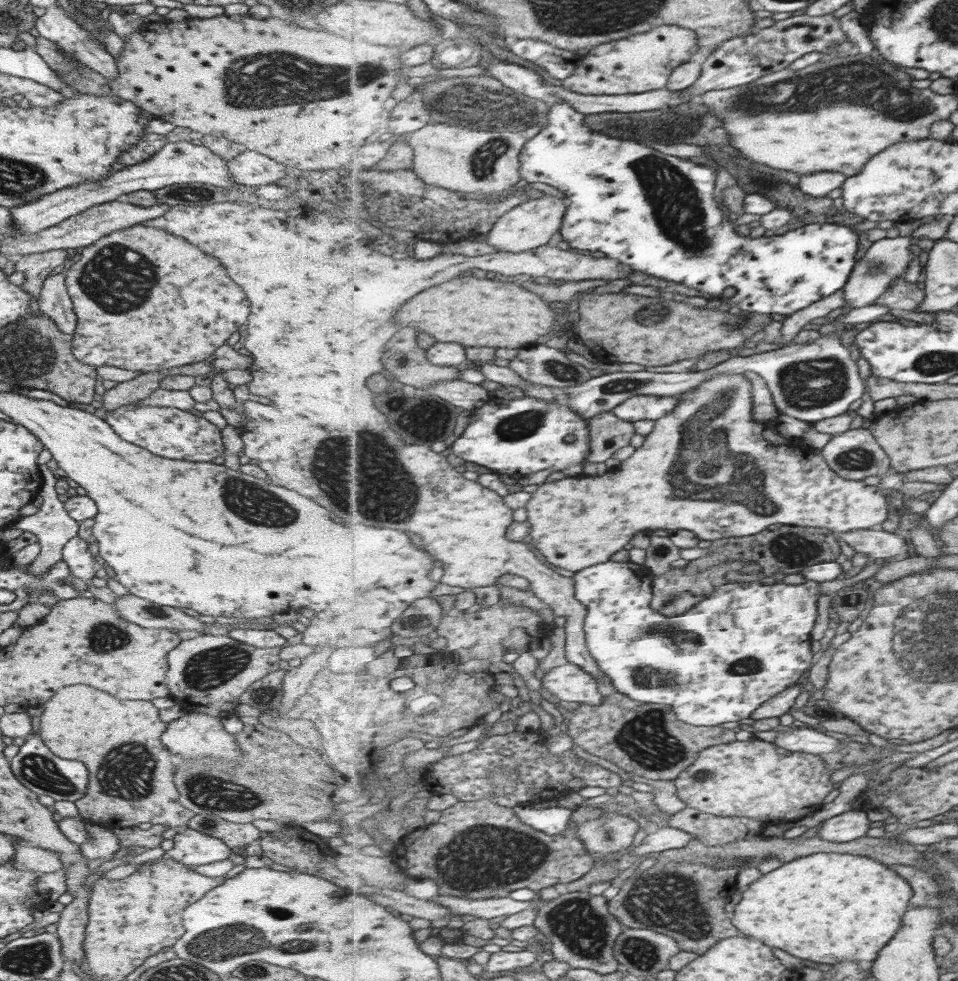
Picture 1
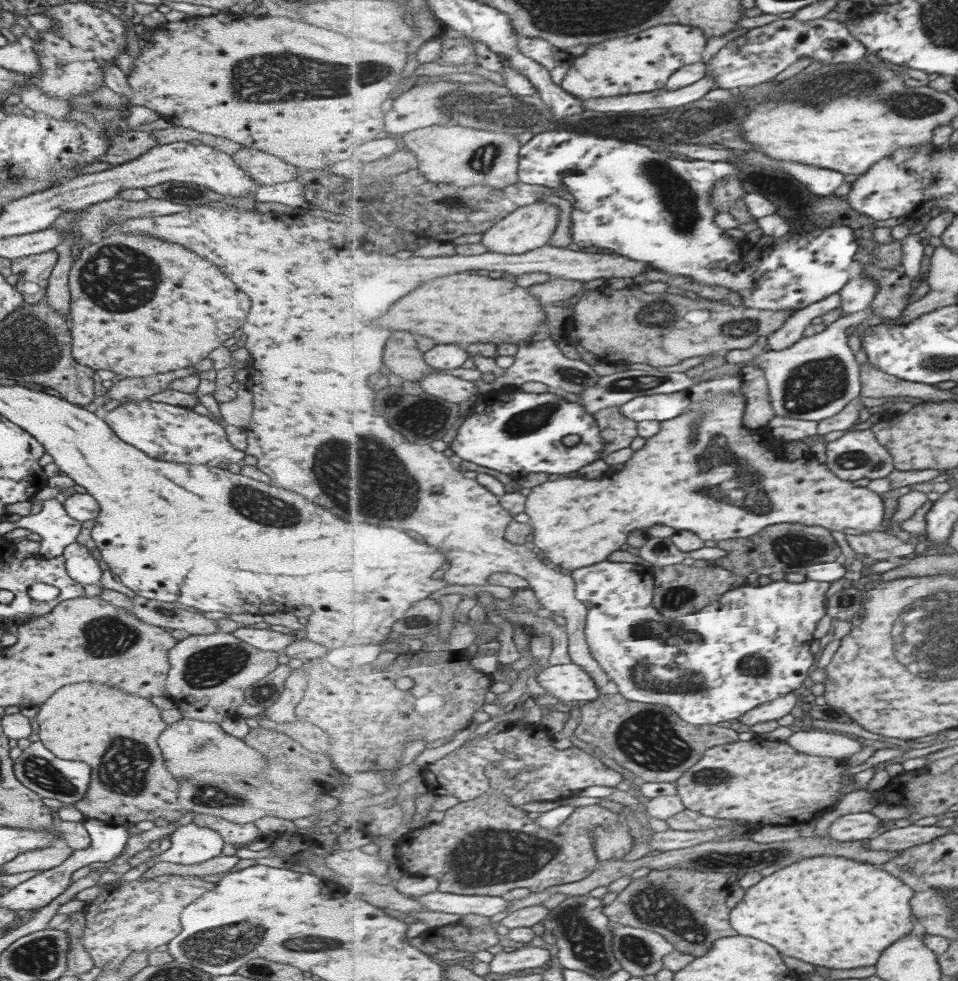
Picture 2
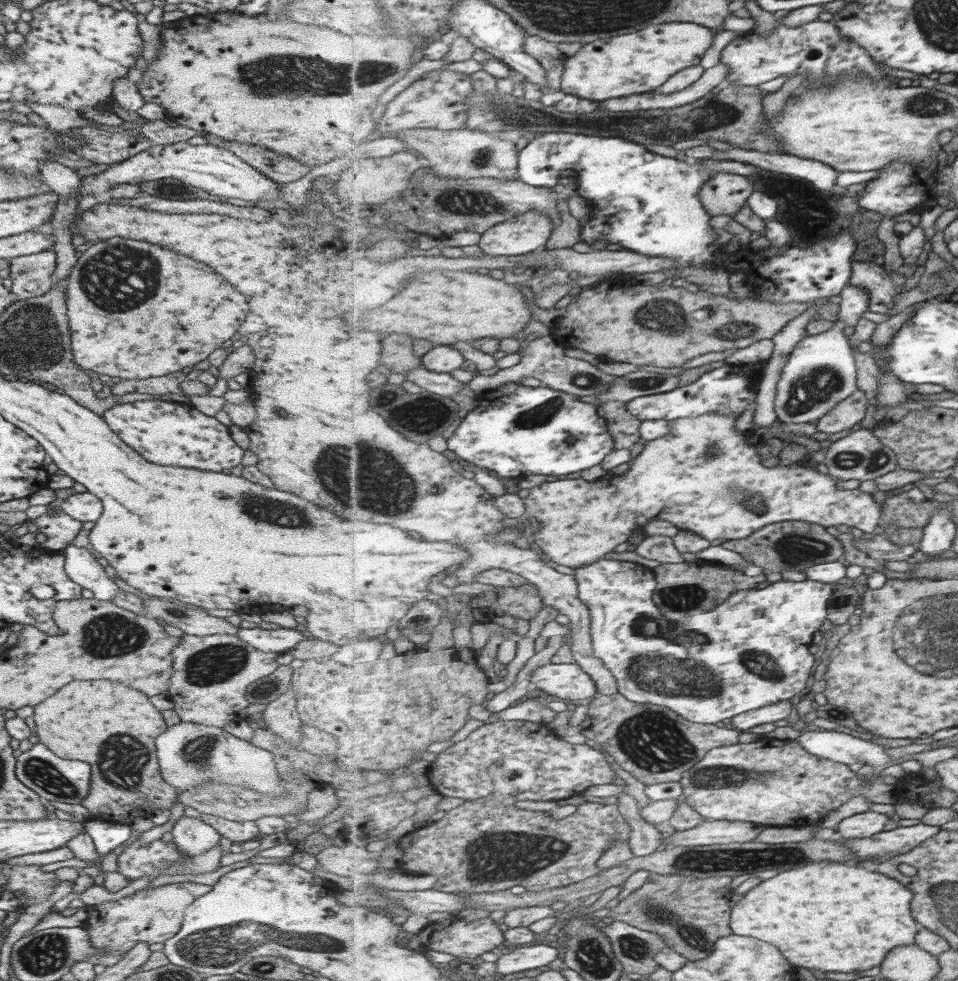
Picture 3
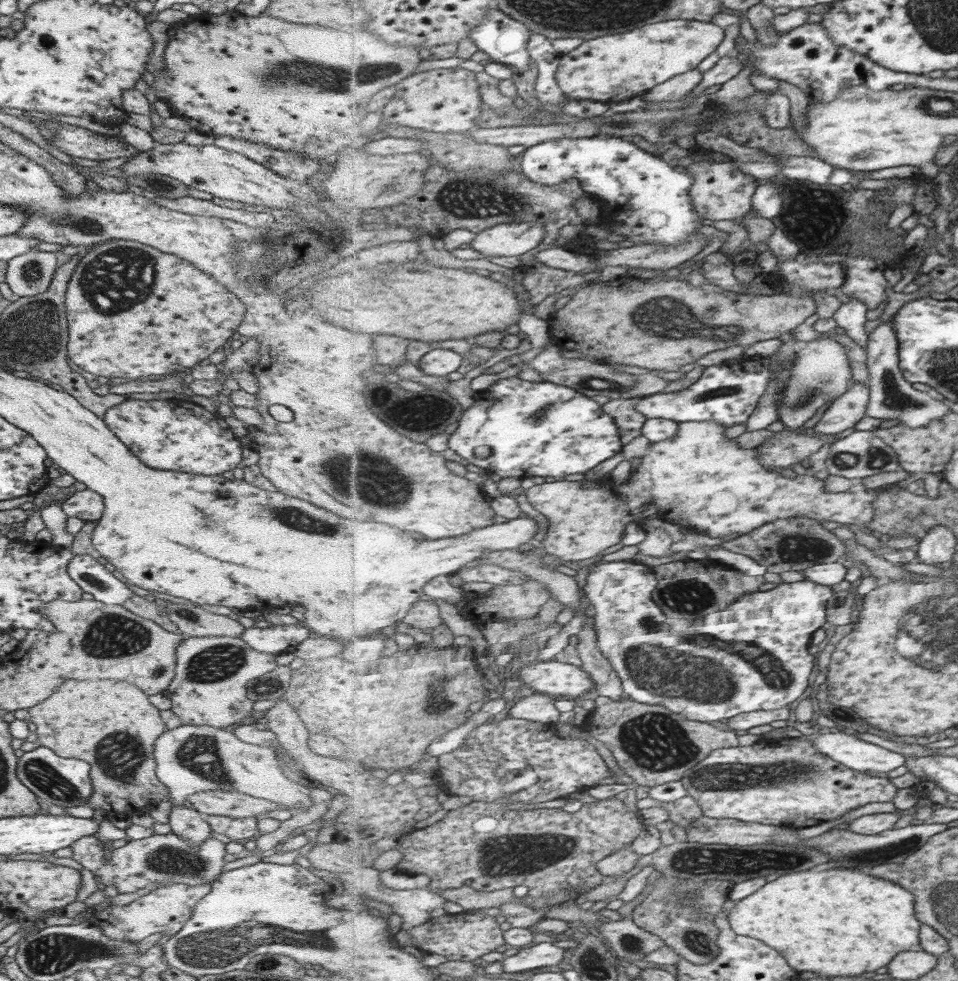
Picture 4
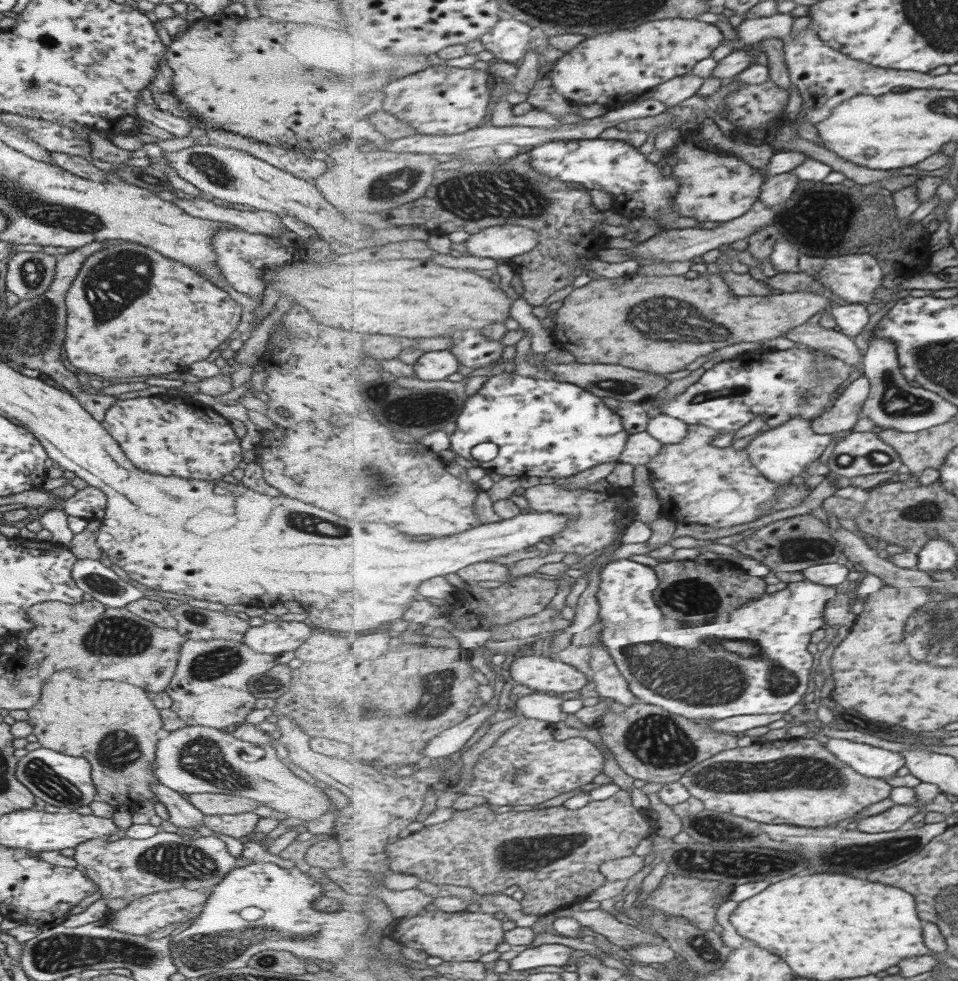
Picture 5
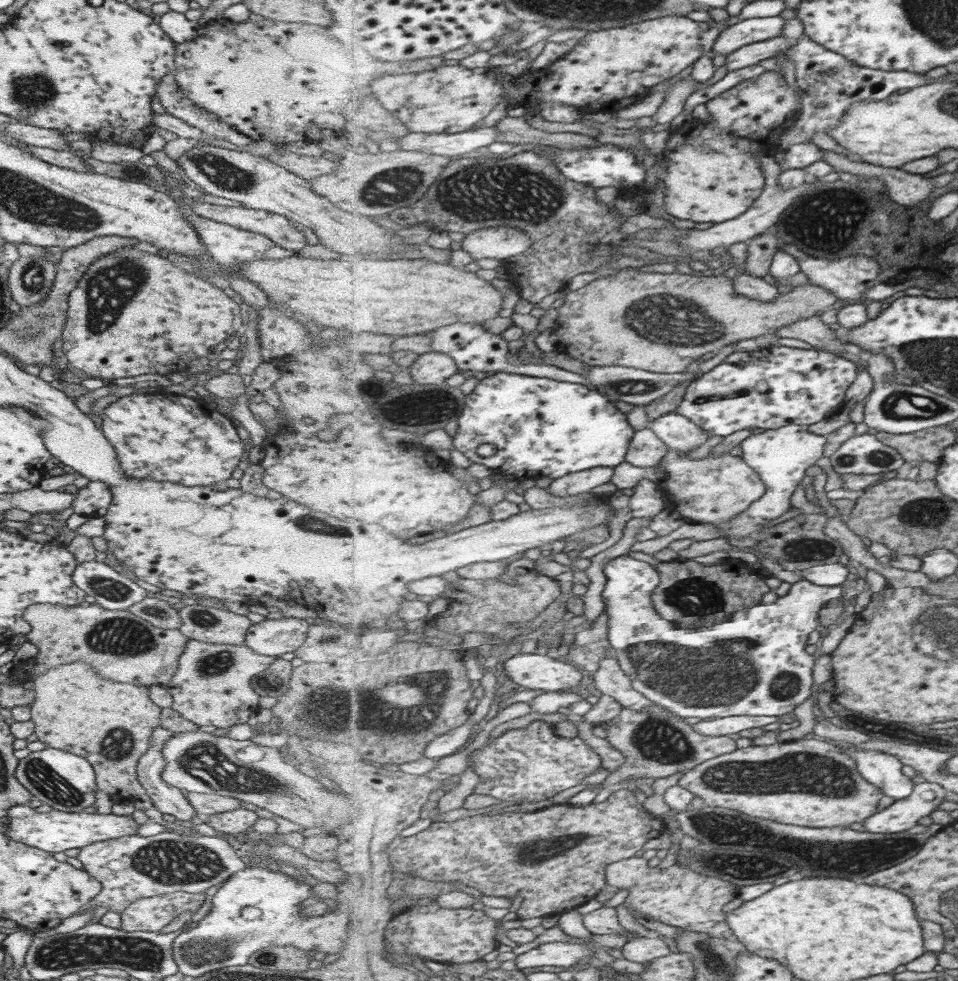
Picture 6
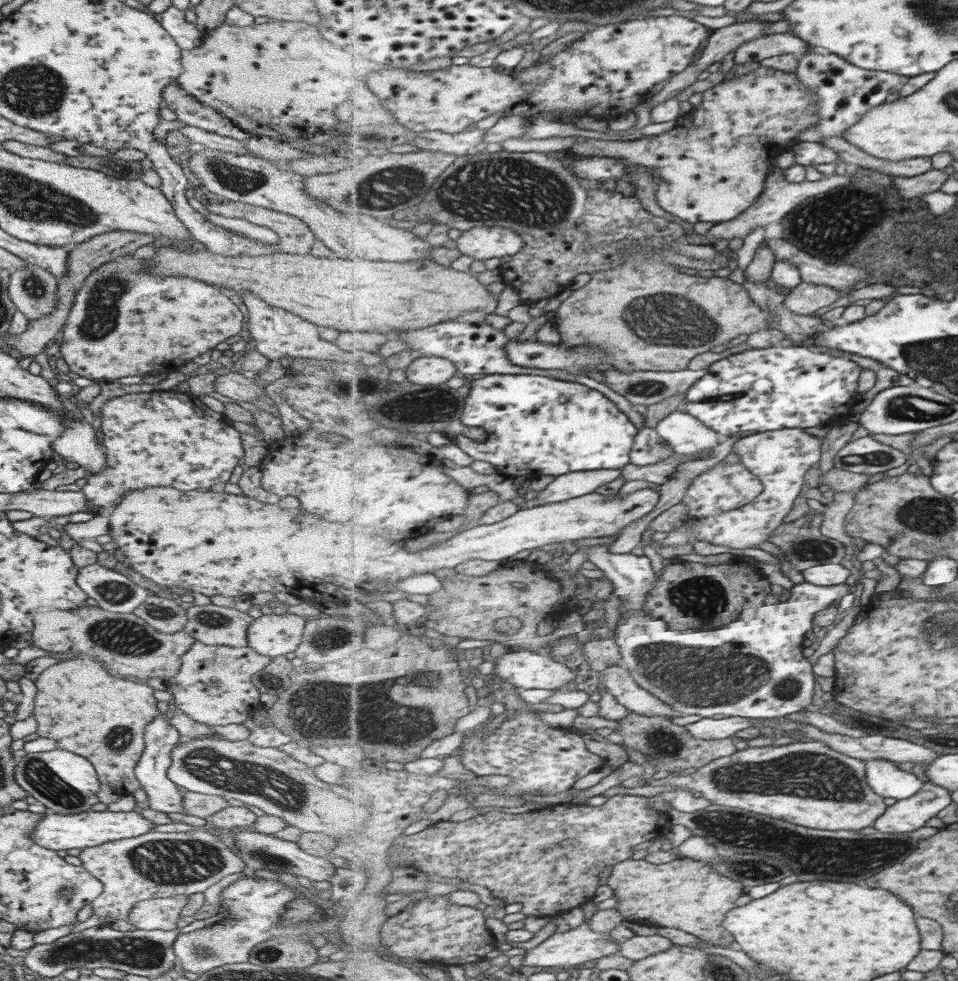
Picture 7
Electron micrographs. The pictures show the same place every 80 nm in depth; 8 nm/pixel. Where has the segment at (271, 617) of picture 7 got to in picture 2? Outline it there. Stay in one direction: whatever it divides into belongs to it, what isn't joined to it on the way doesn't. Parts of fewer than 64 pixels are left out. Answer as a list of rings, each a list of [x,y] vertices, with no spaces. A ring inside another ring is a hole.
[[[244,626],[233,630],[231,634],[255,649],[271,652],[280,652],[299,636],[295,633],[282,634],[270,629],[256,629]]]

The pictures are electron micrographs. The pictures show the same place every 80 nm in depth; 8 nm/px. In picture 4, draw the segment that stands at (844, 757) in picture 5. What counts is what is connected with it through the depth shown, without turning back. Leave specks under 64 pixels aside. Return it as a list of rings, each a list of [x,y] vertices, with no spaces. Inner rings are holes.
[[[822,731],[817,735],[808,732],[804,736],[821,752],[859,772],[883,774],[893,772],[906,764],[903,754],[891,752],[877,744],[859,740],[849,732]]]

